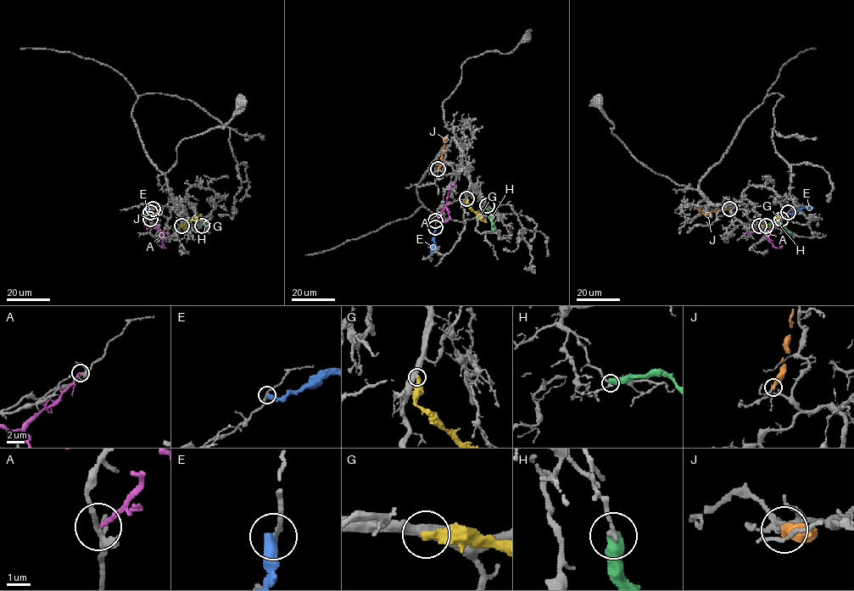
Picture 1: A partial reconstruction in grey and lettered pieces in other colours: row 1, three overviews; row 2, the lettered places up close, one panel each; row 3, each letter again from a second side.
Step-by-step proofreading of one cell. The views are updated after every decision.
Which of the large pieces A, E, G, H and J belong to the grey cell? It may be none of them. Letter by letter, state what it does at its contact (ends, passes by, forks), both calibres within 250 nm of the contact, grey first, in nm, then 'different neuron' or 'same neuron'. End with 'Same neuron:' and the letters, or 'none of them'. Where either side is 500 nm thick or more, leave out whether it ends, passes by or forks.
A: it ends | 260/190 nm | different neuron
E: it ends | 160/480 nm | different neuron
G: it ends | 480/400 nm | different neuron
H: 220/600 nm | different neuron
J: it ends | 150/440 nm | different neuron
Same neuron: none of them

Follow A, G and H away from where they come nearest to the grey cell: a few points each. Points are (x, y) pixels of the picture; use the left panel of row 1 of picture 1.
A: (150, 220), (160, 233), (164, 248), (157, 244)
G: (182, 225), (185, 226), (202, 214)
H: (202, 225), (206, 223), (207, 231), (210, 233)

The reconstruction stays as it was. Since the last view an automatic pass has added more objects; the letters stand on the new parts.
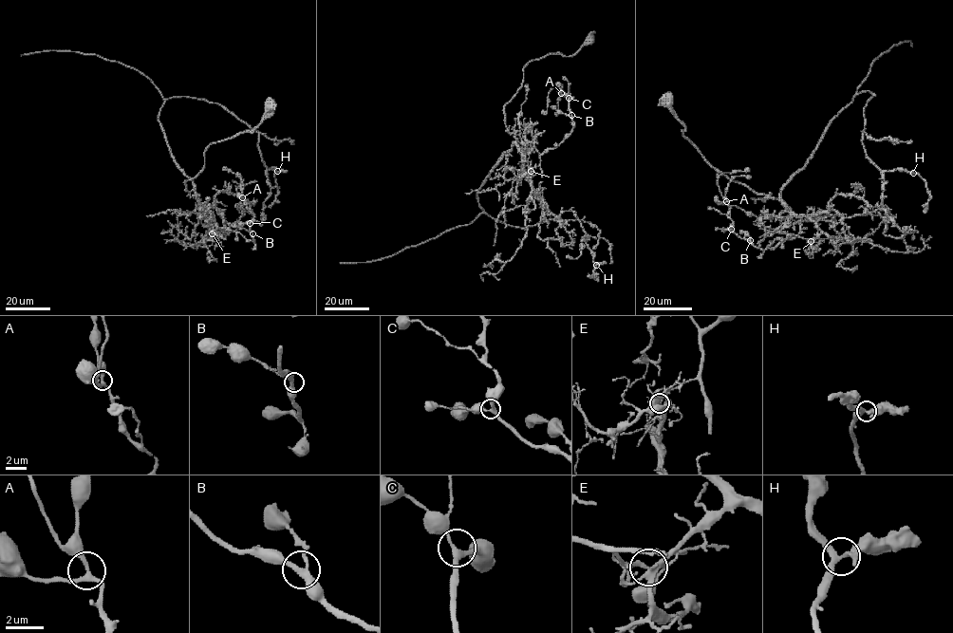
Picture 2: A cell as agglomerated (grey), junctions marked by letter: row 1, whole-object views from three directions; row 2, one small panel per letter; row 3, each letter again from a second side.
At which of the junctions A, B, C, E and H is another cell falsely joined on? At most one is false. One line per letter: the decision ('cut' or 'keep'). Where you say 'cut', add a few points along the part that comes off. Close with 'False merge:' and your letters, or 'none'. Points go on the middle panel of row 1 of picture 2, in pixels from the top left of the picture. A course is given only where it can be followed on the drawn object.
A: keep
B: keep
C: keep
E: cut; foreign part runs (531, 171), (544, 152), (570, 133), (572, 98), (555, 85), (548, 95), (547, 111), (541, 113)
H: keep
False merge: E

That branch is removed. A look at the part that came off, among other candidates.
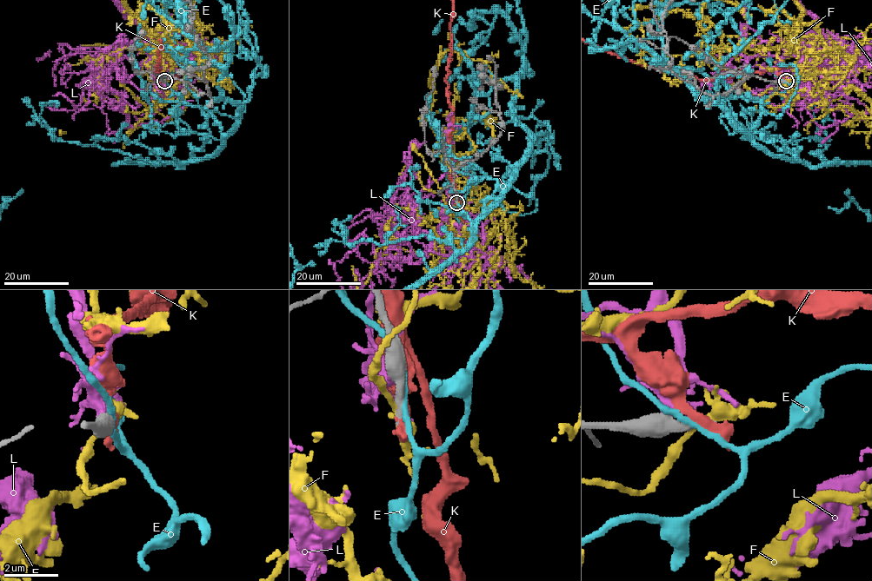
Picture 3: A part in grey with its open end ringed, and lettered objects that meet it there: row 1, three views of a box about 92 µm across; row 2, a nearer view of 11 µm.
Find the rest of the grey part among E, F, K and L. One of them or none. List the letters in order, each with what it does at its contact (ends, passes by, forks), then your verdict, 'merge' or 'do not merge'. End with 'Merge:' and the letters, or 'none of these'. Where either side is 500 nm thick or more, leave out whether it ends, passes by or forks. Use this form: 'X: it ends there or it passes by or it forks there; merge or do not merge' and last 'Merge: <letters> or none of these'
E: do not merge
F: it passes by; do not merge
K: it ends there; do not merge
L: do not merge
Merge: none of these

